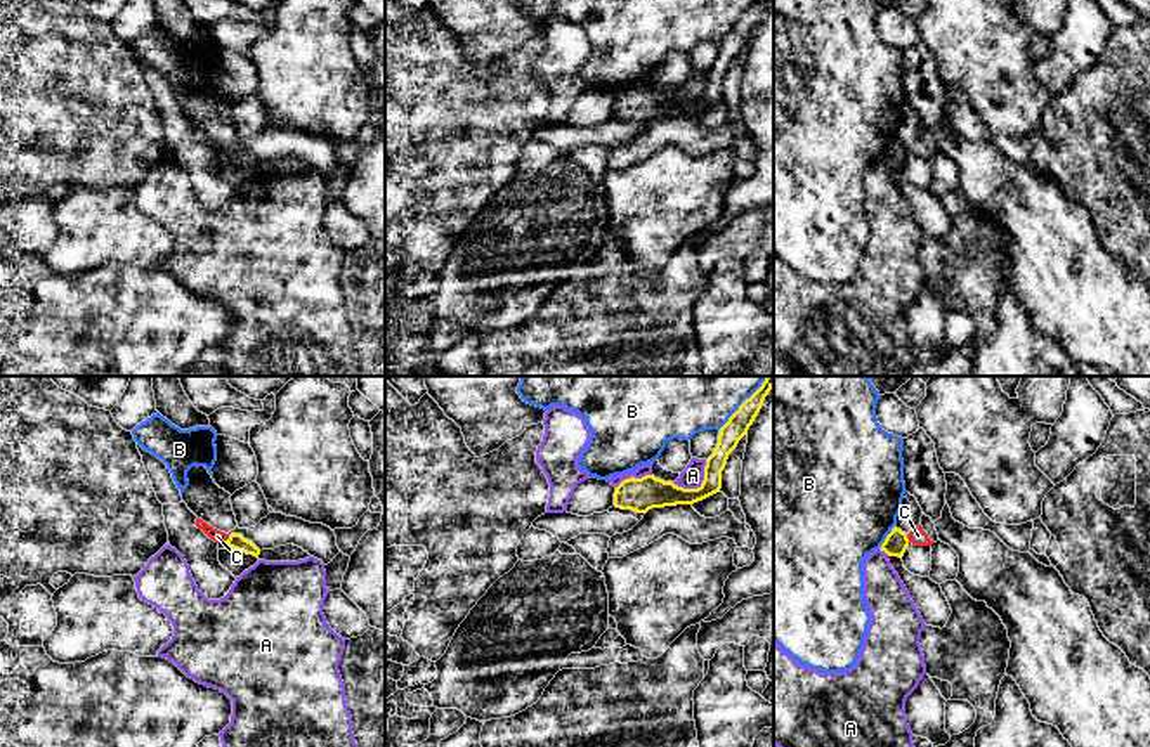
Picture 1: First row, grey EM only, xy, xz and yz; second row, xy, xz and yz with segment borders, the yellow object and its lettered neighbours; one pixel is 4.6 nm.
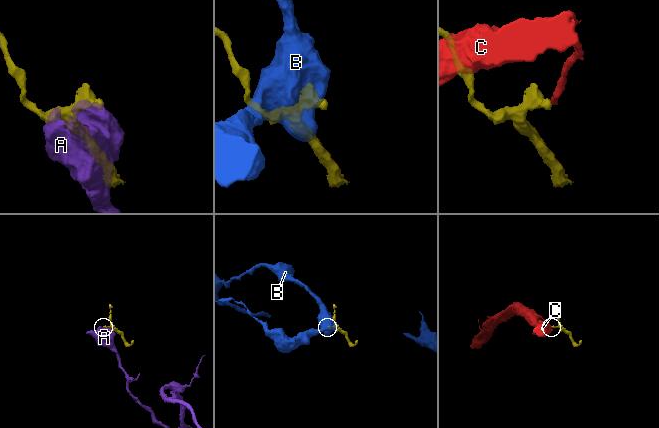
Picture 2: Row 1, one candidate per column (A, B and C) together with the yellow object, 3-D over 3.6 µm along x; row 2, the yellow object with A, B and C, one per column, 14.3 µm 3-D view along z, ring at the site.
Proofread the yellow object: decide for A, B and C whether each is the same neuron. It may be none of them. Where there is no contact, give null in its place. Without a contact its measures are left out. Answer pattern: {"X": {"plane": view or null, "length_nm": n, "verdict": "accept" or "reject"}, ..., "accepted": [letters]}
{"A": {"plane": "xz", "length_nm": 200, "verdict": "reject"}, "B": {"plane": "yz", "length_nm": 130, "verdict": "reject"}, "C": {"plane": "yz", "length_nm": 40, "verdict": "reject"}, "accepted": []}

